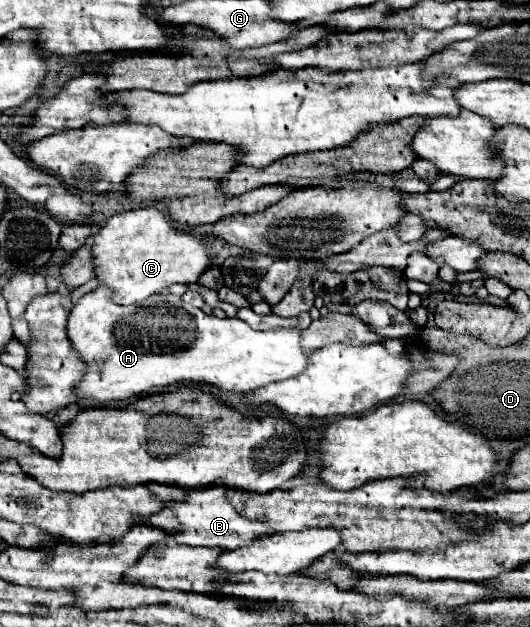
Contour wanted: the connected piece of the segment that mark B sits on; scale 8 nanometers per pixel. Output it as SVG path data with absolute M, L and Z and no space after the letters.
M210 486L204 490L186 490L186 498L182 502L166 502L166 506L148 518L148 526L162 526L162 530L174 530L174 540L186 546L206 546L220 550L234 550L238 546L246 546L254 542L260 534L272 534L270 524L260 520L248 520L240 516L224 496L224 488Z

